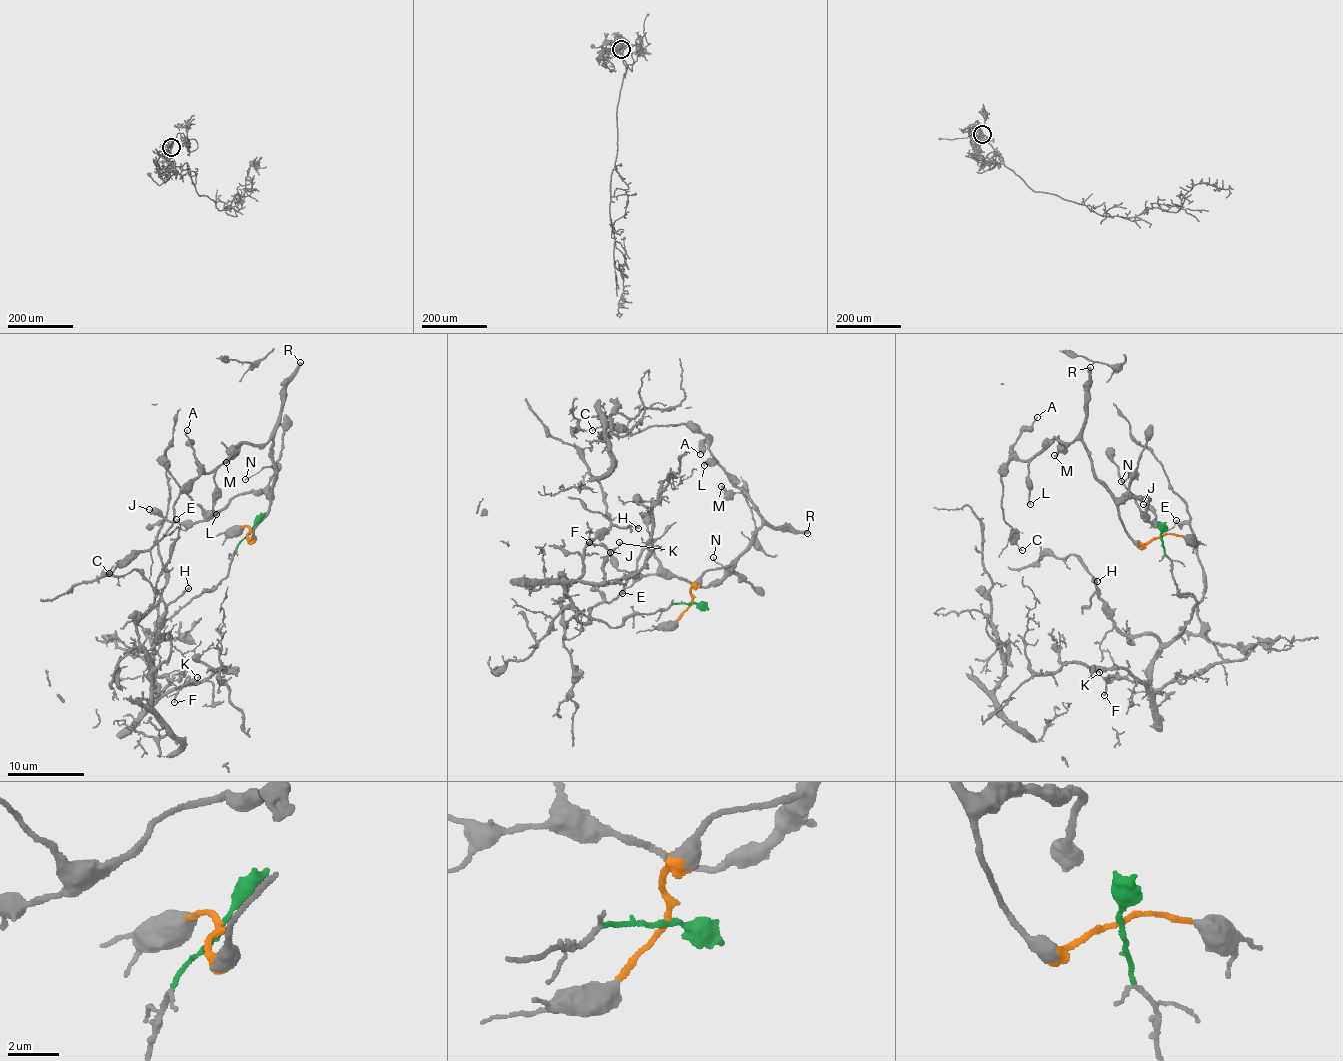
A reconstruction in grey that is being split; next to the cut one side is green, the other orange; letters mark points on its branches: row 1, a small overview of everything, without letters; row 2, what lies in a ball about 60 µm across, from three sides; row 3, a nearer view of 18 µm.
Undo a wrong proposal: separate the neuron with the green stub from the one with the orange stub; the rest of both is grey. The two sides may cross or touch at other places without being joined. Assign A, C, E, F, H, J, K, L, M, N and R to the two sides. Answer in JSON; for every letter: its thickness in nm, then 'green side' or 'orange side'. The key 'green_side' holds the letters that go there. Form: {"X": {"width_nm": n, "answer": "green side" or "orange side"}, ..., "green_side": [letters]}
{"A": {"width_nm": 110, "answer": "orange side"}, "C": {"width_nm": 150, "answer": "orange side"}, "E": {"width_nm": 130, "answer": "orange side"}, "F": {"width_nm": 150, "answer": "green side"}, "H": {"width_nm": 200, "answer": "green side"}, "J": {"width_nm": 260, "answer": "orange side"}, "K": {"width_nm": 100, "answer": "green side"}, "L": {"width_nm": 150, "answer": "orange side"}, "M": {"width_nm": 190, "answer": "orange side"}, "N": {"width_nm": 90, "answer": "orange side"}, "R": {"width_nm": 360, "answer": "orange side"}, "green_side": ["F", "H", "K"]}

